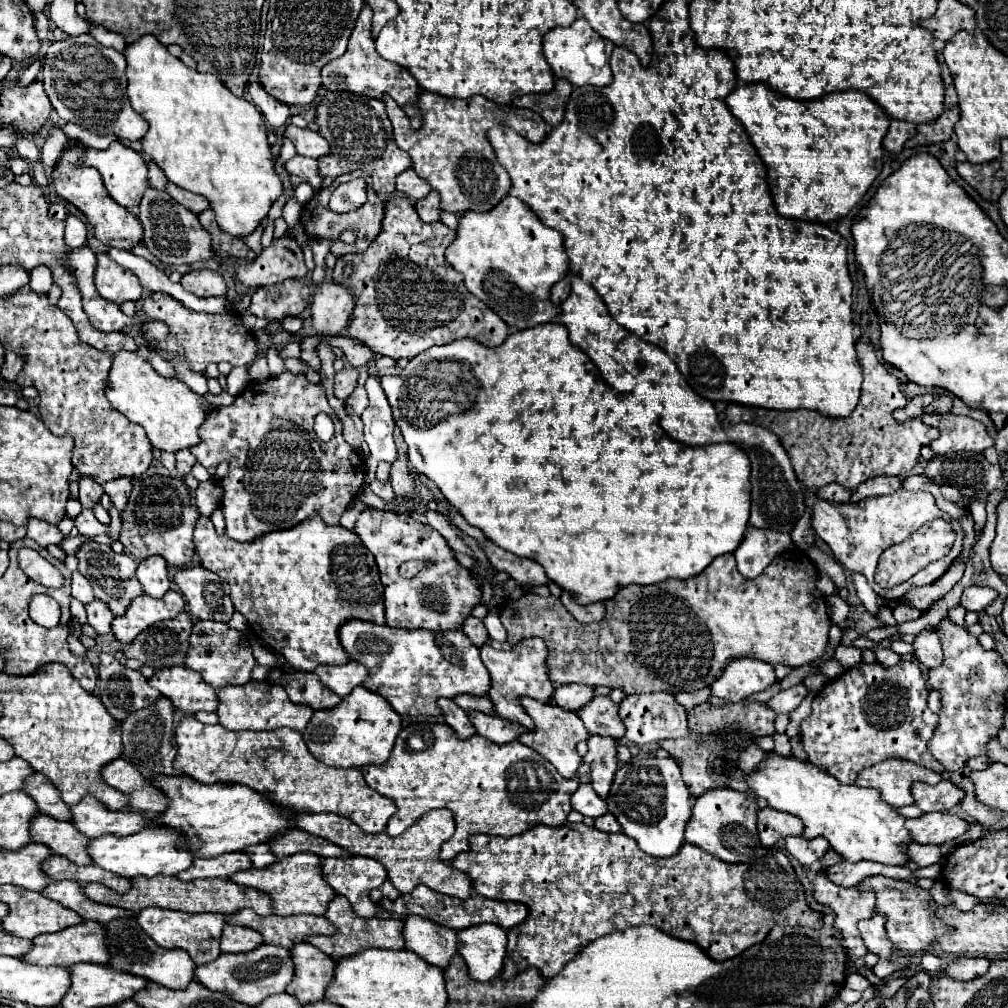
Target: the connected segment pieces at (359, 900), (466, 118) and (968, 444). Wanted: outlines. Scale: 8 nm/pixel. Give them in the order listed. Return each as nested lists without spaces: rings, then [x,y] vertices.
[[[350,856],[348,860],[322,858],[320,868],[326,884],[336,894],[346,896],[360,918],[372,918],[376,914],[378,906],[370,900],[370,890],[386,882],[386,870],[380,862],[364,856]]]
[[[422,92],[418,102],[424,116],[422,130],[410,128],[408,116],[392,98],[384,98],[384,104],[394,126],[396,144],[410,154],[414,172],[442,196],[442,210],[456,216],[462,216],[468,210],[492,210],[510,192],[510,178],[504,174],[504,168],[498,166],[492,146],[486,138],[486,132],[492,126],[498,126],[502,120],[506,126],[524,134],[534,144],[540,144],[548,136],[548,126],[536,112],[512,106],[502,106],[500,112],[500,108],[484,96],[460,100],[446,98],[434,92]]]
[[[924,414],[922,422],[940,430],[940,438],[930,444],[930,448],[940,456],[948,452],[984,452],[988,446],[994,446],[994,440],[986,432],[984,424],[974,418],[954,414]]]

